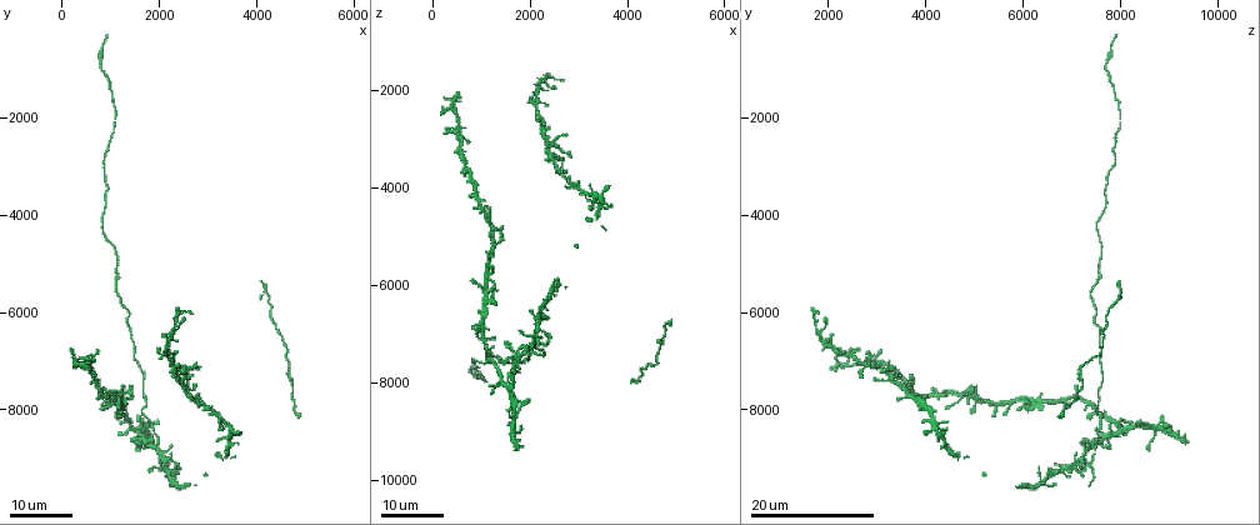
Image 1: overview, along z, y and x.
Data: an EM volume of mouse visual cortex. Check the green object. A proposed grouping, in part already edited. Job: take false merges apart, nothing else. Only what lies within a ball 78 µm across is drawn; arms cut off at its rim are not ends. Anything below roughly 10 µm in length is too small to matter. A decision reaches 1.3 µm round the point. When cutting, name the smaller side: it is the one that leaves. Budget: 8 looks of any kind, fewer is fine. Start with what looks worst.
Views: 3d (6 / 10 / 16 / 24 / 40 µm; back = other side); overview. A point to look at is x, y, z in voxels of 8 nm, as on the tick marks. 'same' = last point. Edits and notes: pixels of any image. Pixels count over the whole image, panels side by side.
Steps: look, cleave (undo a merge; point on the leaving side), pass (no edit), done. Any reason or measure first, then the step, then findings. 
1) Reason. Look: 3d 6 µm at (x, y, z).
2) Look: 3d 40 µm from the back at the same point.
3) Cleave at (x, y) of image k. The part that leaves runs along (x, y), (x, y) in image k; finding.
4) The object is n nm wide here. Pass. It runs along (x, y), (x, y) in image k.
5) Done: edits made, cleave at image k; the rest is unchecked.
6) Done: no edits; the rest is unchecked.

Sudden change in width. Look: 3d 24 µm at (750, 950, 7650).

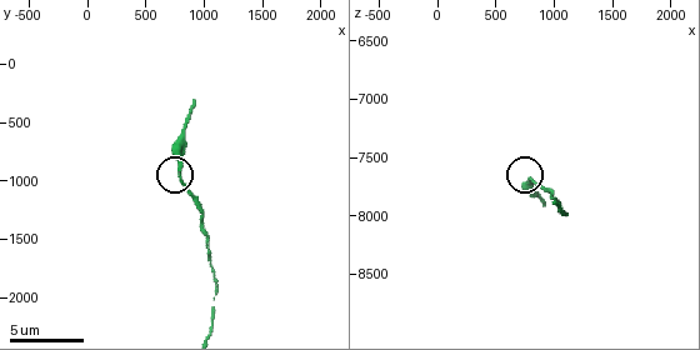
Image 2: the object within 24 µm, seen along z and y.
Look: 3d 6 µm at (780, 940, 7680).

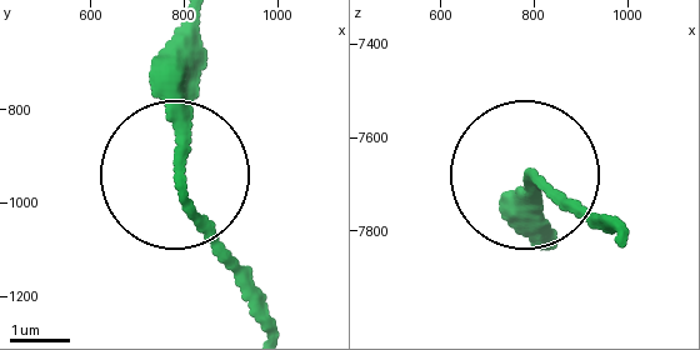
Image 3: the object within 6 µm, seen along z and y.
The object is 150 nm wide here. Pass. It runs along (266, 324), (251, 279), (181, 189), (171, 45) in image 3; continuous, no second cell.

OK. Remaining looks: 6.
Looks like a crossing. Look: 3d 24 µm at (2150, 8950, 7200).

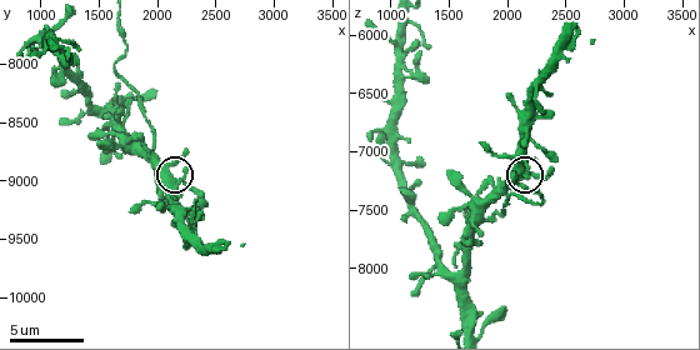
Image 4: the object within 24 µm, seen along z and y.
Look: 3d 10 µm at (2100, 8960, 7220).

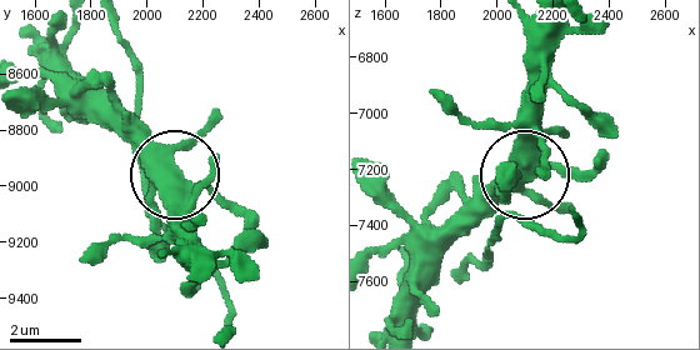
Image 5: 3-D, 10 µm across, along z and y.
The side arm is 68 µm long. Pass. One cell here.

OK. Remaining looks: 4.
Thick turns thin. Look: 3d 16 µm at (4650, 7200, 7200).

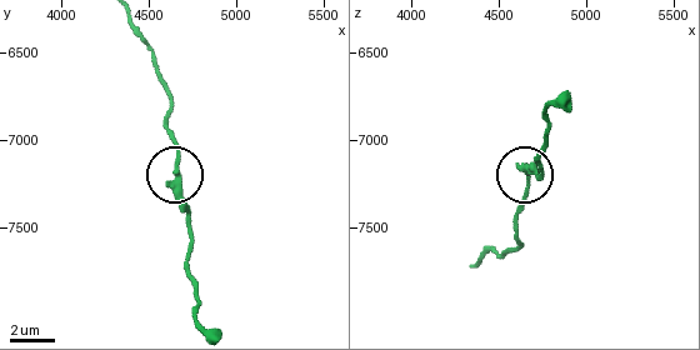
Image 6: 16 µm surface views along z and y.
Zoom in. Look: 3d 6 µm at the same point.

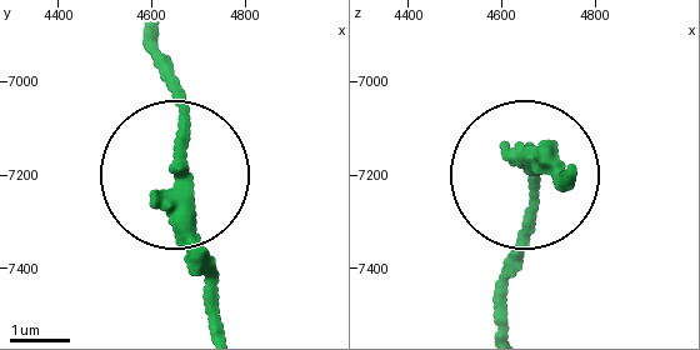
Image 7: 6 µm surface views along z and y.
Pass. Continuous, no second cell.

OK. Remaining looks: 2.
Thick turns thin. Look: 3d 16 µm at (1300, 6150, 7450).

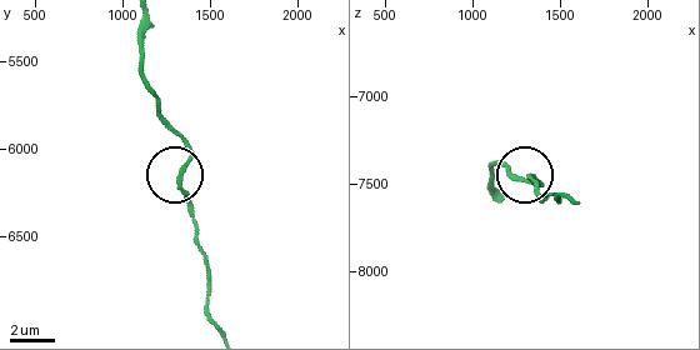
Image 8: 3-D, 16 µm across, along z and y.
Look: 3d 6 µm at (1340, 6140, 7440).

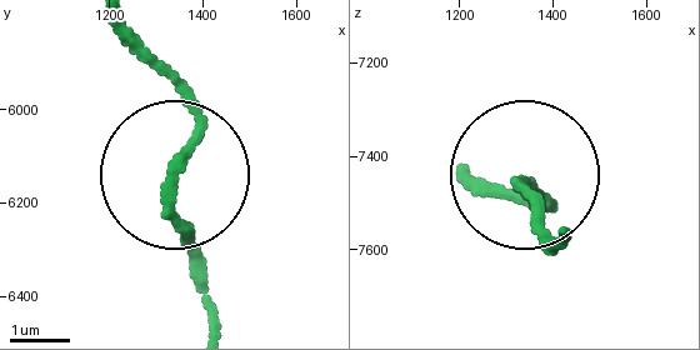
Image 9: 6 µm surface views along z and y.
Pass. All the same cell.

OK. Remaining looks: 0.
Done: no edits; the rest is unchecked.

